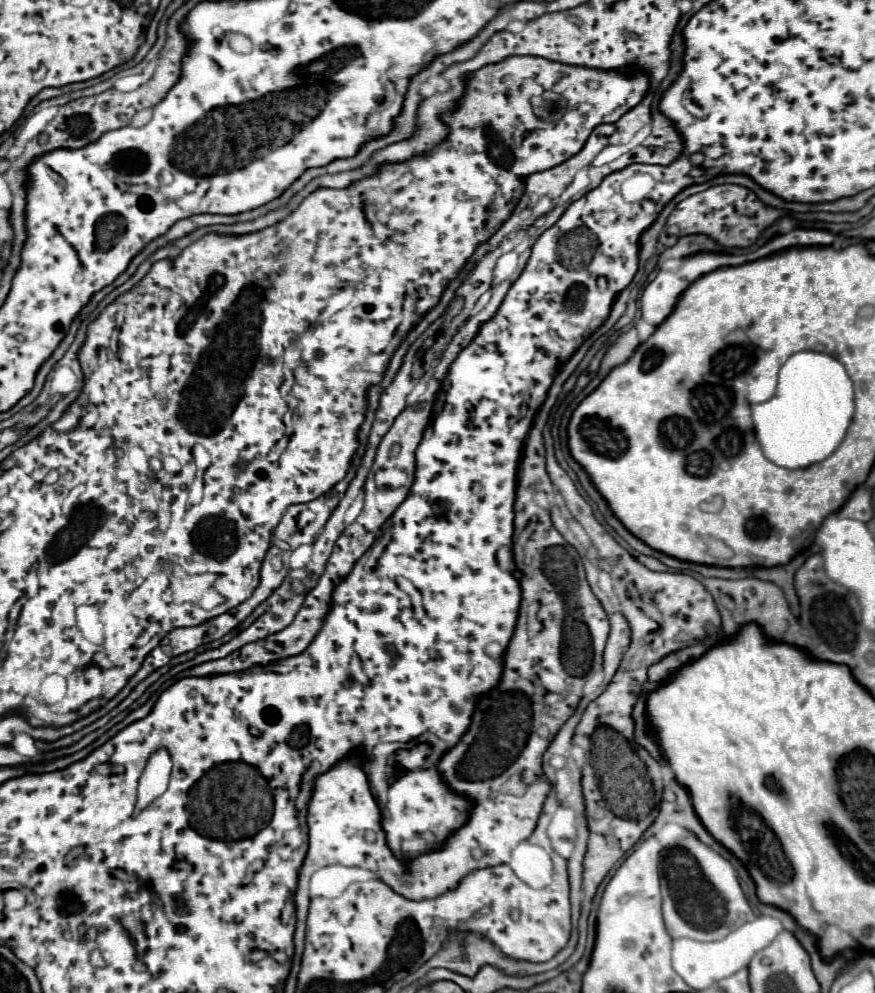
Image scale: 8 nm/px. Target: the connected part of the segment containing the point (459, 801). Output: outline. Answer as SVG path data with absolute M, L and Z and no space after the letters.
M416 744L410 750L398 752L398 756L394 760L396 760L398 766L406 768L406 772L388 790L386 810L392 818L392 822L400 826L400 836L404 840L410 840L410 838L414 838L422 832L432 832L436 836L436 846L434 848L440 848L442 842L450 836L450 832L454 832L456 828L460 828L466 822L470 802L464 796L454 794L442 782L436 768L430 768L430 770L424 770L424 772L418 770L424 764L424 758L428 756L428 750L430 750L428 744Z

